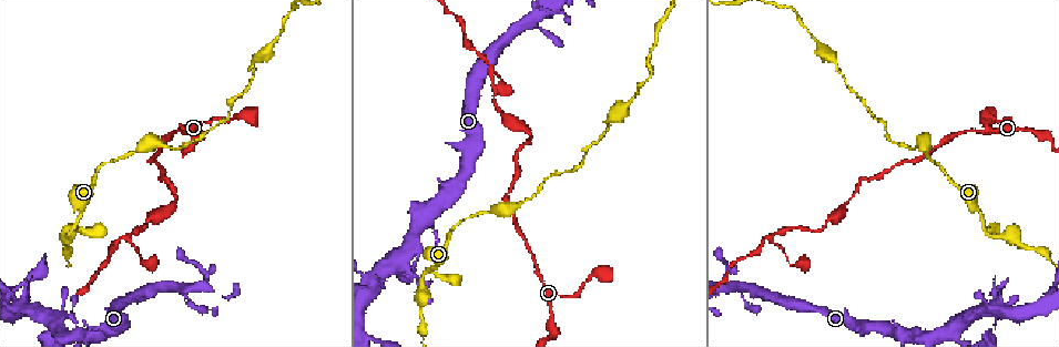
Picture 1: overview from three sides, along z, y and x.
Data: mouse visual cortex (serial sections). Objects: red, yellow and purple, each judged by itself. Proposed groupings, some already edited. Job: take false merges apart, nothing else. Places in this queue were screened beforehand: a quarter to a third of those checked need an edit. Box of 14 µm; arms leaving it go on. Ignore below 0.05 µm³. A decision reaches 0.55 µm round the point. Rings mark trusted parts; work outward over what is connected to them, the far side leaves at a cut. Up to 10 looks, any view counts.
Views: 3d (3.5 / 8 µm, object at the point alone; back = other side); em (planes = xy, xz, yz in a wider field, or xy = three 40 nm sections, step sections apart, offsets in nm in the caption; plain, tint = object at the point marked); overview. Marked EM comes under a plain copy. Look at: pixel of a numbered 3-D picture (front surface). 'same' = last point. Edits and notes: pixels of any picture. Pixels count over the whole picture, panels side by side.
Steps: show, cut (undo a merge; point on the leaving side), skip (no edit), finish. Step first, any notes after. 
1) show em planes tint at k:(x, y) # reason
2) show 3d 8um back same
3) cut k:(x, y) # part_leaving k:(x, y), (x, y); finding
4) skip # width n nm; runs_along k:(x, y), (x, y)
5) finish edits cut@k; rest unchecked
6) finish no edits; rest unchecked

show 3d 3.5um at 1:(989, 115) # abrupt turn

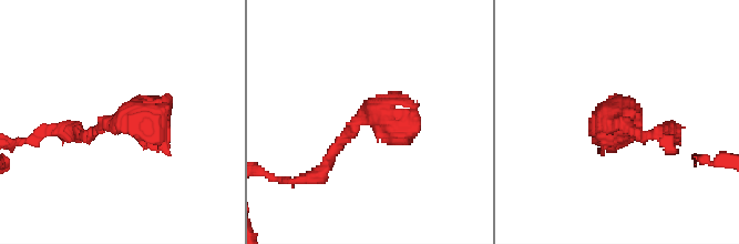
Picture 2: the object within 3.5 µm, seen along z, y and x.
skip # all the same cell

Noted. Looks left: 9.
show 3d 3.5um at 1:(634, 97) # a narrow waist

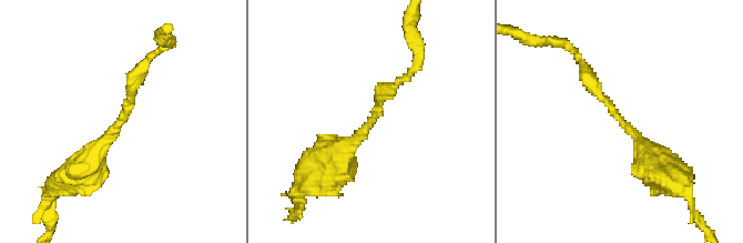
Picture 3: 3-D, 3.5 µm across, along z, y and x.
show em xy step 2 tint at 3:(370, 122) # arm_widths 200, 400 nm; shape alone is not enough

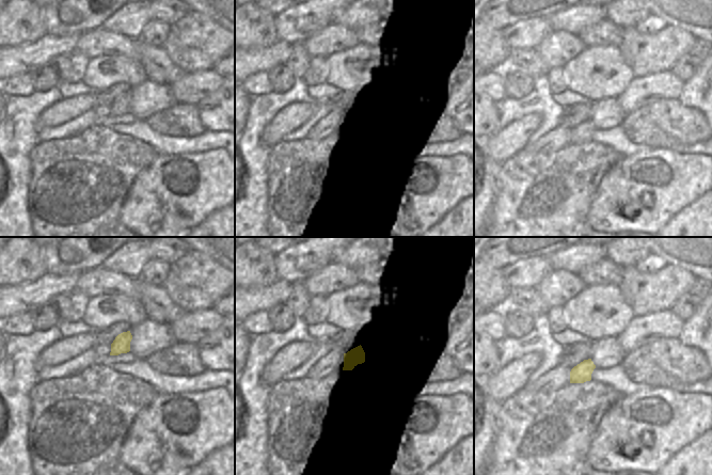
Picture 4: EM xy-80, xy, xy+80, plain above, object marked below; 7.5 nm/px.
skip # runs_along 3:(660, 171), (594, 89), (583, 61); continuous, no second cell

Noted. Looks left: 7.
show 3d 3.5um at 1:(772, 237) # side arm on a straight run

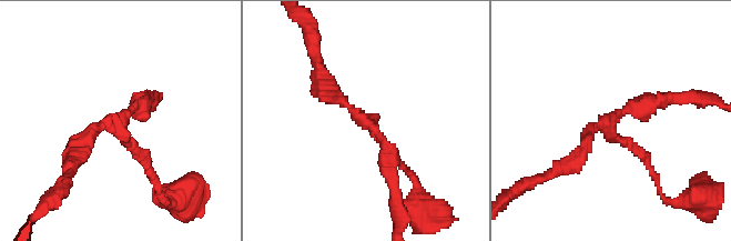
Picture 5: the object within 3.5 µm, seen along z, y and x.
show em xy step 5 tint at 5:(113, 121)

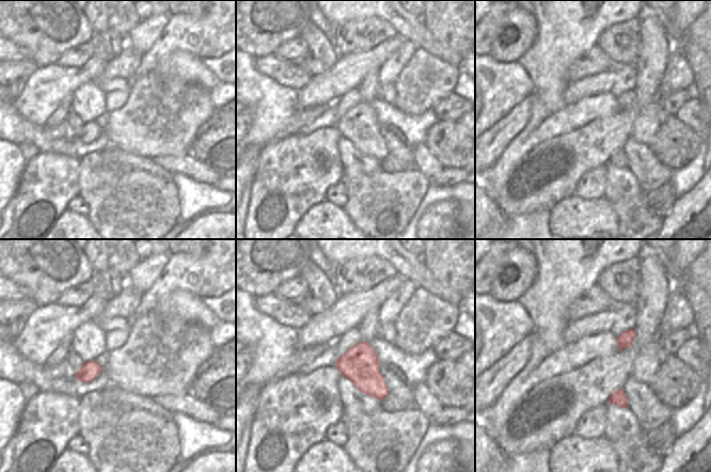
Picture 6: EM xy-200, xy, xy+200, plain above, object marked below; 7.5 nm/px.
skip # arm_widths 150, 200, 200 nm; runs_along 5:(667, 99), (610, 122), (652, 170); one cell here

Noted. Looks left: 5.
show 3d 3.5um at 1:(725, 290) # abrupt turn

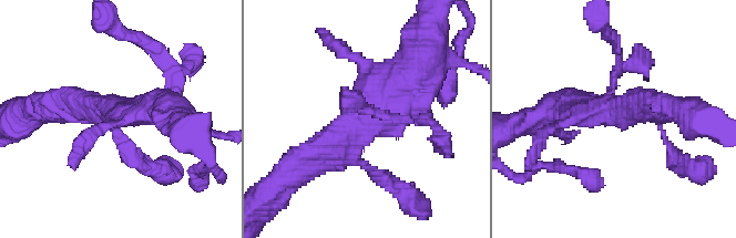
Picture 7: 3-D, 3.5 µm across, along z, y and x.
skip # runs_along 7:(70, 107), (159, 111), (169, 66); continuous, no second cell

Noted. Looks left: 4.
finish no edits; rest unchecked

